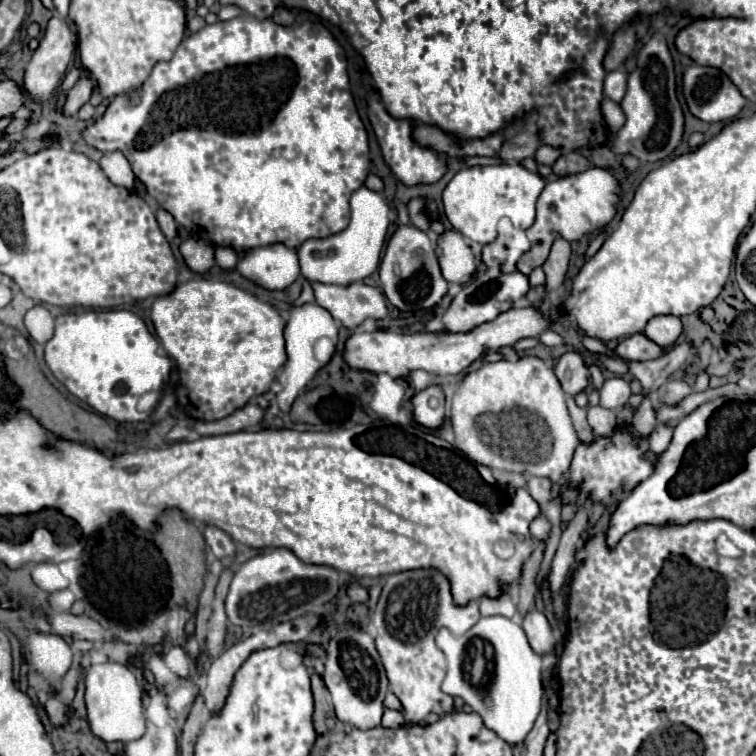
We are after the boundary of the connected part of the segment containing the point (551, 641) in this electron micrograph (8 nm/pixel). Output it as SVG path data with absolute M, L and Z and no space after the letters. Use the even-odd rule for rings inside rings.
M530 610L522 618L522 630L526 632L528 642L536 654L548 654L556 648L556 638L552 636L552 628L544 612Z

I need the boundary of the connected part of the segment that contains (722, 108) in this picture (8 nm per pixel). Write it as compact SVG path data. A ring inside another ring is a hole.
M692 64L684 70L682 96L690 114L702 122L720 122L720 120L736 118L736 114L746 104L746 98L738 92L738 88L728 80L724 72L710 66L698 66L698 64Z

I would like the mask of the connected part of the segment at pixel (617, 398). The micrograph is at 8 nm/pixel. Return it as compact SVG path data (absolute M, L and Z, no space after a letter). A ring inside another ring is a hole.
M606 378L602 388L600 388L600 406L604 408L610 408L610 410L616 410L616 408L622 408L622 404L628 402L630 398L630 386L624 378Z

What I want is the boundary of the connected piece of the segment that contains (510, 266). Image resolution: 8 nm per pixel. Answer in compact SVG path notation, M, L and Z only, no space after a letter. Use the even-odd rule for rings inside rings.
M524 248L512 250L512 252L506 256L506 260L500 264L500 272L516 272L516 262L518 262L518 258L522 256L522 252L526 252L526 250L524 250Z

